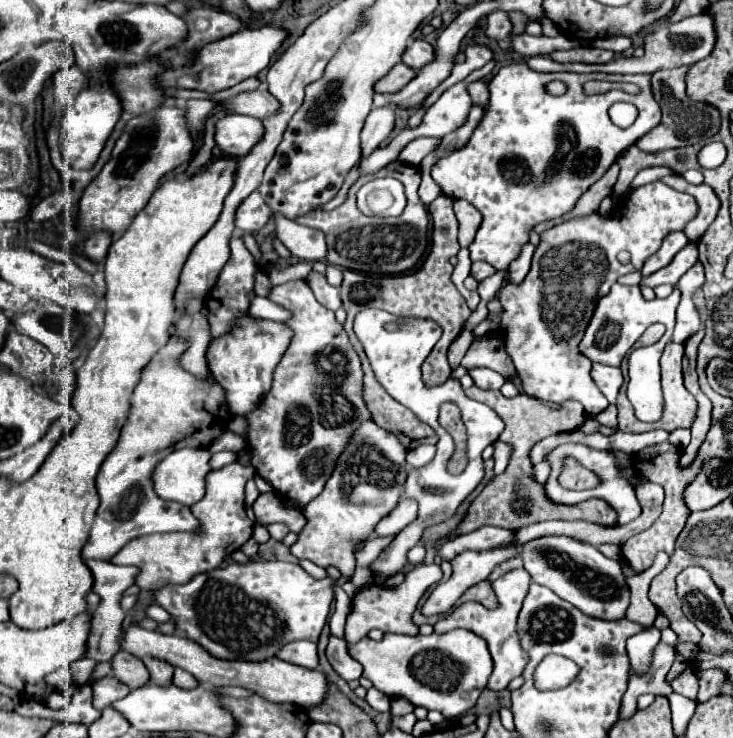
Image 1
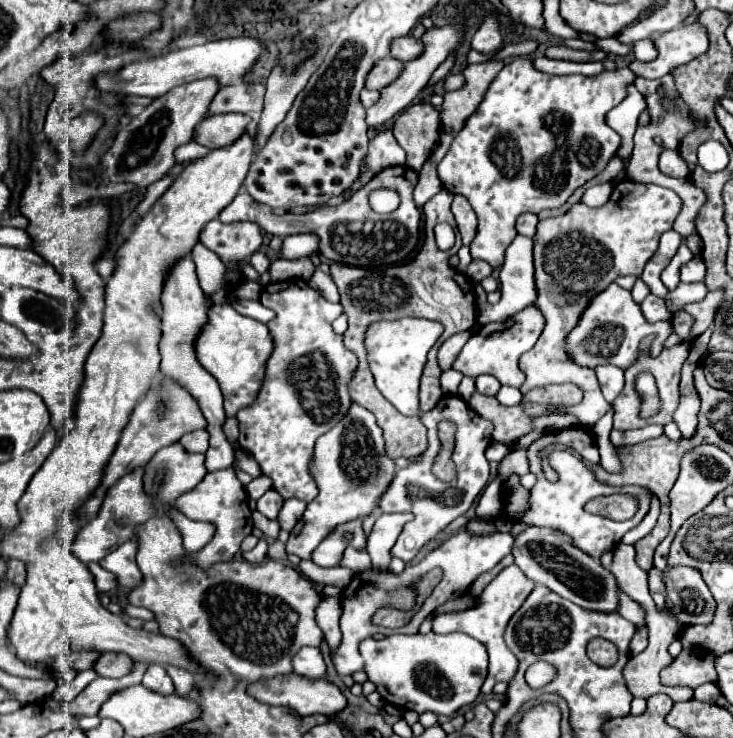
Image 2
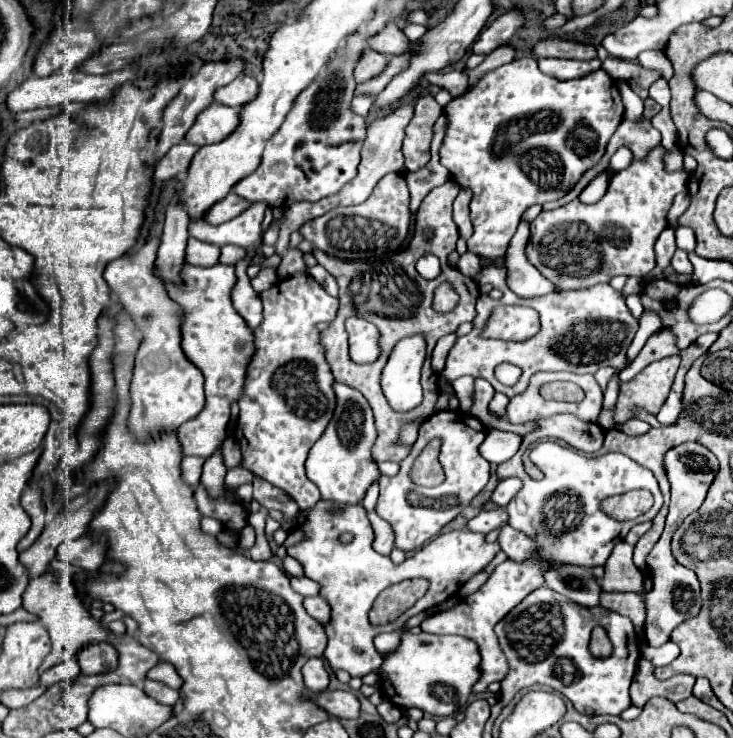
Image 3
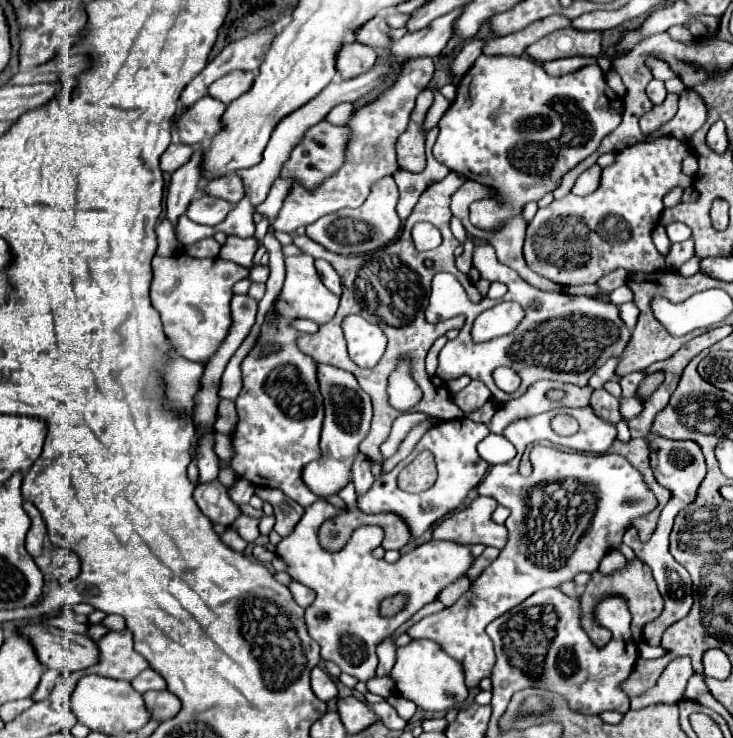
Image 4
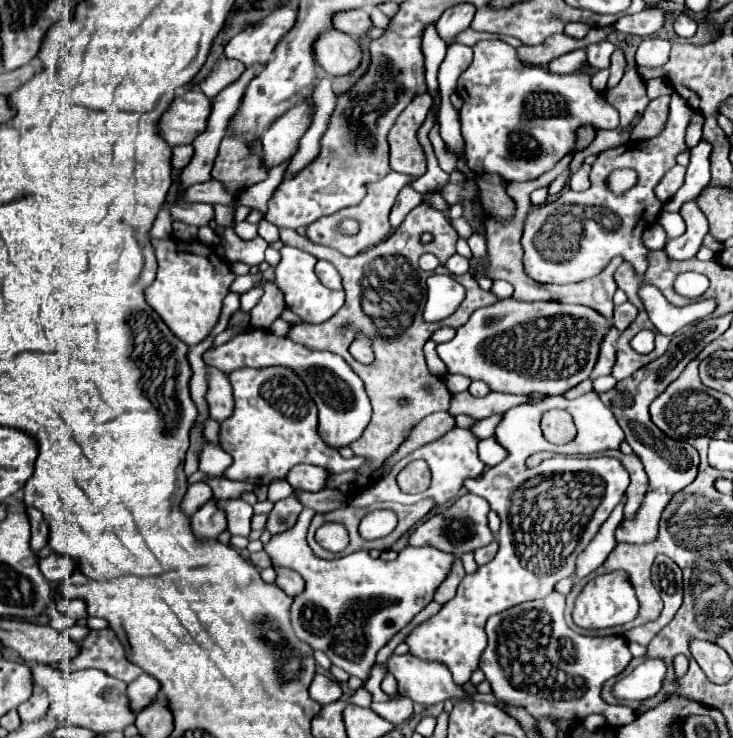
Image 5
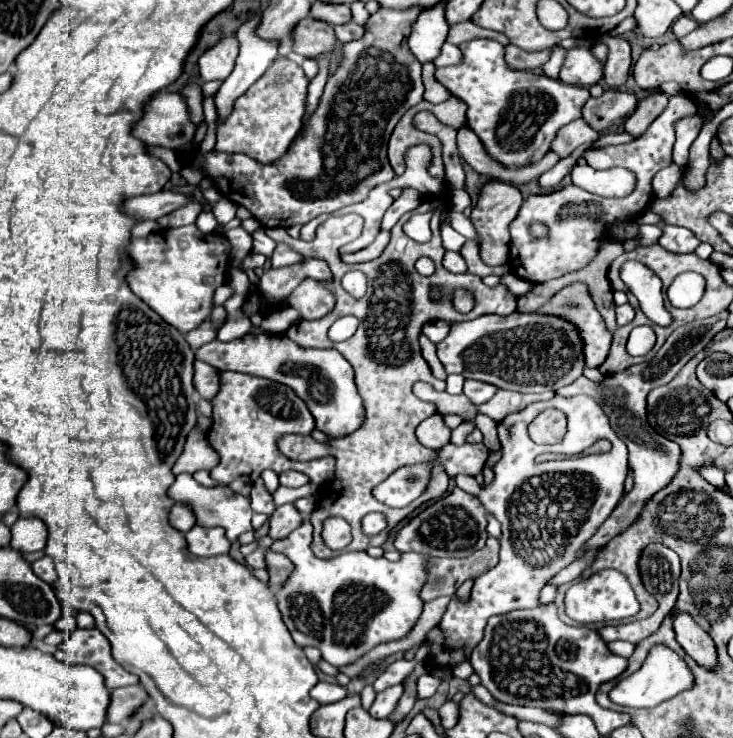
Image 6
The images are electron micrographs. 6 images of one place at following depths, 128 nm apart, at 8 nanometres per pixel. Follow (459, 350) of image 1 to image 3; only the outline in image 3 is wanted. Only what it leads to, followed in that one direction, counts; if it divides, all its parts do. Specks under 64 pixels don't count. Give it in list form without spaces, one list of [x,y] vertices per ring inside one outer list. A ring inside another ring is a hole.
[[[448,334],[448,336],[444,336],[444,338],[440,338],[440,340],[438,340],[438,344],[436,344],[436,348],[434,348],[434,352],[432,352],[431,357],[431,366],[435,373],[442,372],[445,366],[446,356],[448,356],[450,348],[454,346],[456,338],[458,338],[456,334]]]

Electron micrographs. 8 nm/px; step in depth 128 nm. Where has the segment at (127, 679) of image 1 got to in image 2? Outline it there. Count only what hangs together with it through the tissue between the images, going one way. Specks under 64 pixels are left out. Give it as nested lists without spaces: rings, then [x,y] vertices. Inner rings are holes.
[[[104,652],[94,664],[94,670],[104,678],[122,678],[132,670],[132,666],[134,666],[134,660],[130,656],[124,656],[118,652]]]

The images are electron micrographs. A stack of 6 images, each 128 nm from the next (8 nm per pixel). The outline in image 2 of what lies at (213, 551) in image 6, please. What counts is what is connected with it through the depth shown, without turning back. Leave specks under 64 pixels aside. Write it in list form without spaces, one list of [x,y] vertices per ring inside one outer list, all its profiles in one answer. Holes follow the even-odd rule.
[[[186,256],[184,260],[176,262],[172,272],[168,274],[168,280],[166,280],[164,292],[162,292],[162,340],[160,340],[162,364],[160,364],[160,370],[166,378],[174,380],[176,384],[180,384],[184,390],[188,390],[196,398],[204,418],[208,420],[208,428],[206,428],[210,432],[210,448],[206,452],[208,472],[228,468],[234,462],[234,448],[230,446],[230,442],[226,440],[226,436],[222,432],[222,424],[224,424],[226,416],[224,416],[224,408],[222,408],[220,386],[218,386],[216,378],[212,374],[208,374],[202,368],[202,364],[196,360],[196,350],[194,350],[194,342],[200,336],[204,324],[208,322],[210,308],[212,308],[212,302],[206,300],[206,296],[198,284],[196,266],[194,266],[192,258]]]

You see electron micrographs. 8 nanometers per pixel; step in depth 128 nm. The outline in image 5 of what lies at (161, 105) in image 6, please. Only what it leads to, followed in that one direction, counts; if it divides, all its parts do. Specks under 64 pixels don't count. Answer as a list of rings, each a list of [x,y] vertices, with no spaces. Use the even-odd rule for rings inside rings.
[[[190,90],[186,96],[176,96],[168,114],[160,118],[160,134],[170,146],[192,144],[194,138],[206,130],[212,110],[212,100],[200,90]]]

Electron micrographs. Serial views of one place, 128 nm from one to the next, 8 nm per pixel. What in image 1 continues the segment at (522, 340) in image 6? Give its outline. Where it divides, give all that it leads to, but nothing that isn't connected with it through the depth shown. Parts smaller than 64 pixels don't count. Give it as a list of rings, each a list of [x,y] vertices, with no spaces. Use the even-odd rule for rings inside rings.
[[[614,284],[610,294],[604,296],[598,302],[598,306],[594,310],[594,316],[592,316],[592,322],[586,328],[584,340],[580,342],[580,352],[584,352],[584,356],[588,356],[592,362],[604,362],[604,364],[610,364],[610,366],[618,366],[622,362],[622,358],[626,356],[626,352],[642,336],[642,332],[654,322],[664,322],[664,326],[666,326],[666,332],[662,336],[662,350],[664,350],[664,346],[672,338],[674,312],[676,312],[678,302],[680,302],[678,288],[664,300],[660,300],[660,298],[644,300],[638,286]],[[494,332],[490,334],[486,340],[482,342],[474,342],[466,356],[462,358],[462,366],[472,370],[476,366],[484,366],[484,368],[492,368],[496,372],[500,372],[502,376],[512,376],[516,370],[512,366],[512,362],[508,360],[506,348],[504,348],[504,338],[502,332]]]

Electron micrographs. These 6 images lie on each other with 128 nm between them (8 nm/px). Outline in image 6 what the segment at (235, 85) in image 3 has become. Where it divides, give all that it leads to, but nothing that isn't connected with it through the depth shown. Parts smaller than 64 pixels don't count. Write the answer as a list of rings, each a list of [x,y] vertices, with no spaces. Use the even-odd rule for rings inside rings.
[[[224,38],[214,48],[206,50],[200,58],[200,78],[202,82],[210,80],[226,80],[234,66],[238,56],[238,40],[236,38]]]

